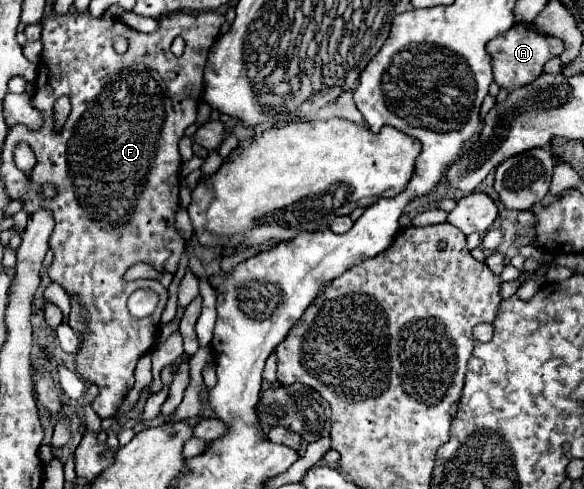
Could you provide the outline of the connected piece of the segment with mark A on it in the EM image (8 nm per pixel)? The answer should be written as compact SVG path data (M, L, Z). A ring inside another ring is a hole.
M517 23L503 35L491 39L487 43L487 51L493 55L493 77L499 87L505 87L507 91L513 91L515 87L527 85L533 79L537 79L543 73L543 65L551 59L563 53L563 41L555 37L541 35L533 29L531 23Z

